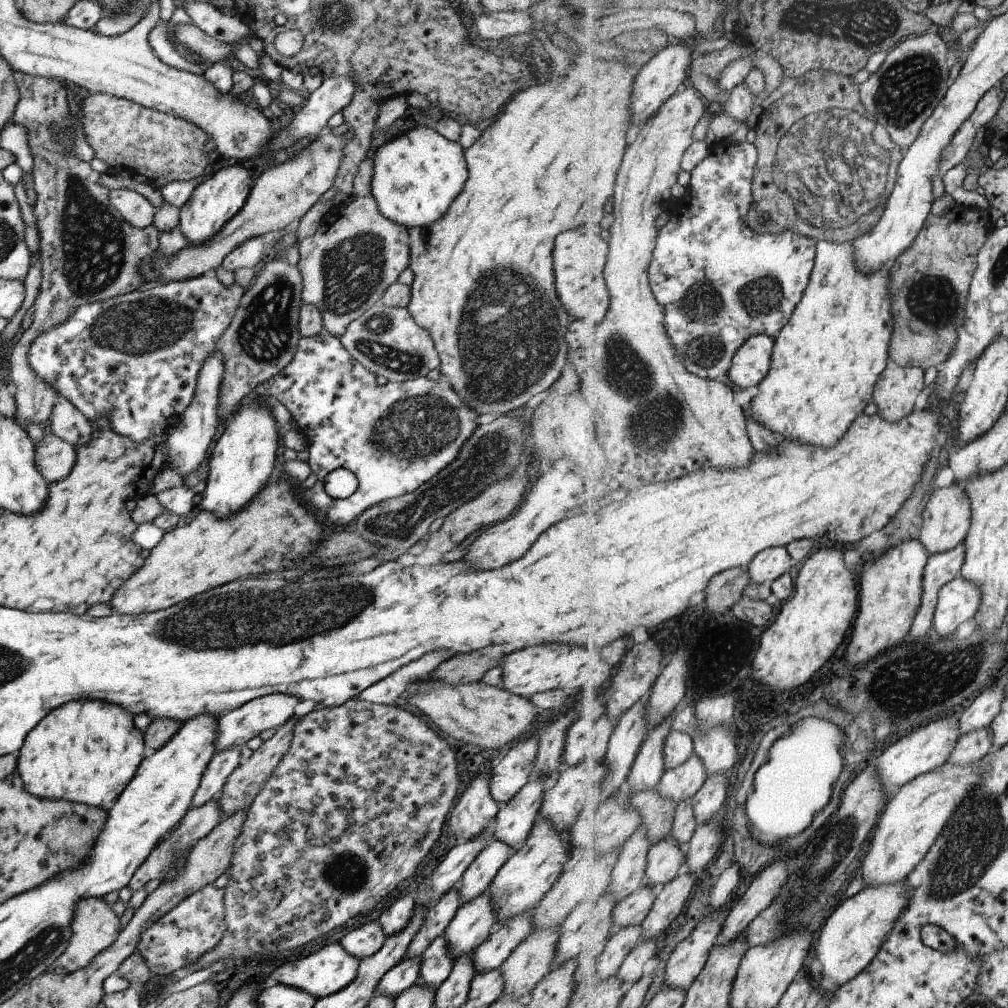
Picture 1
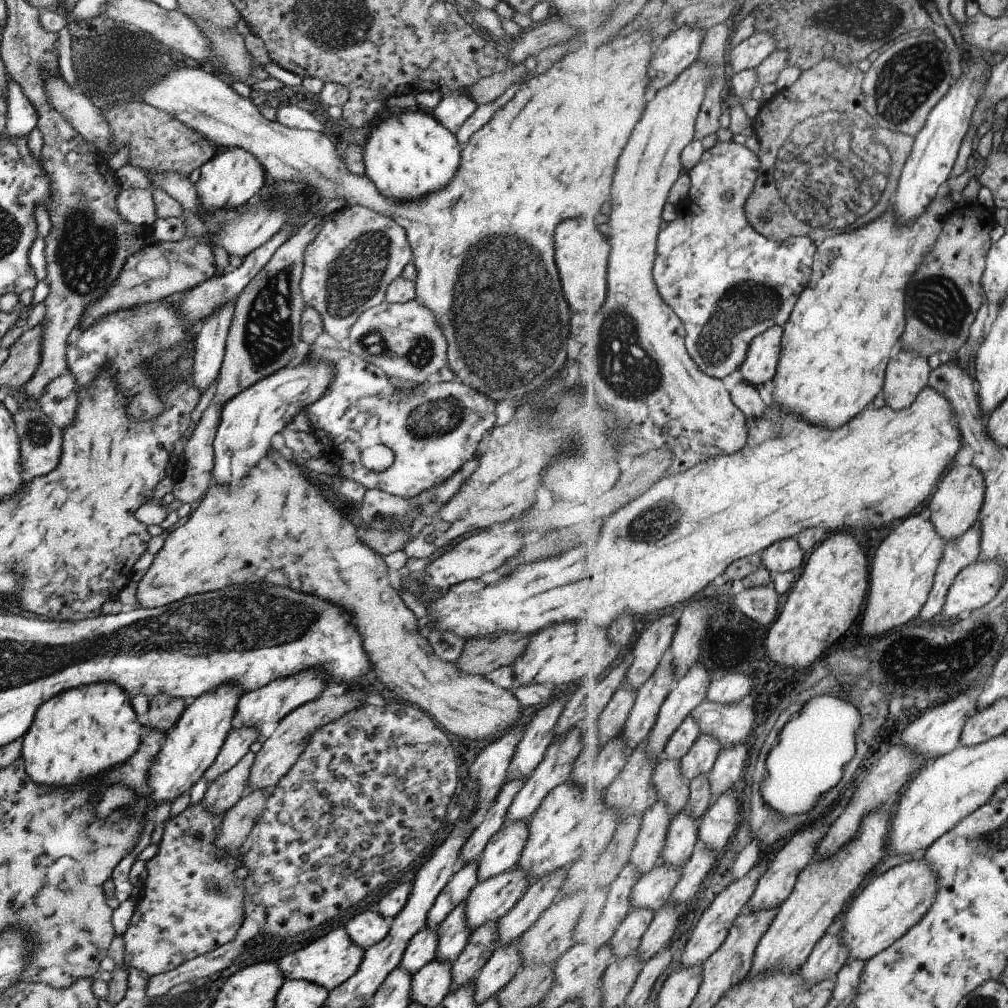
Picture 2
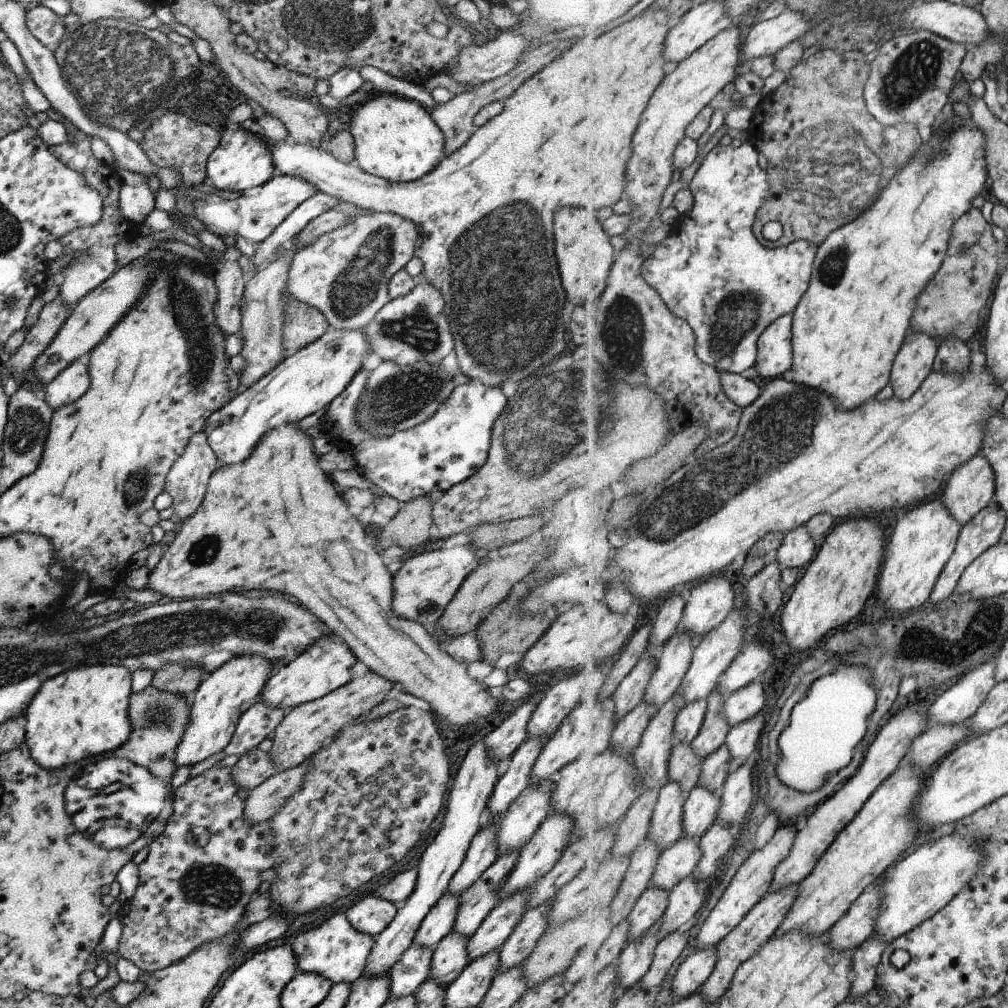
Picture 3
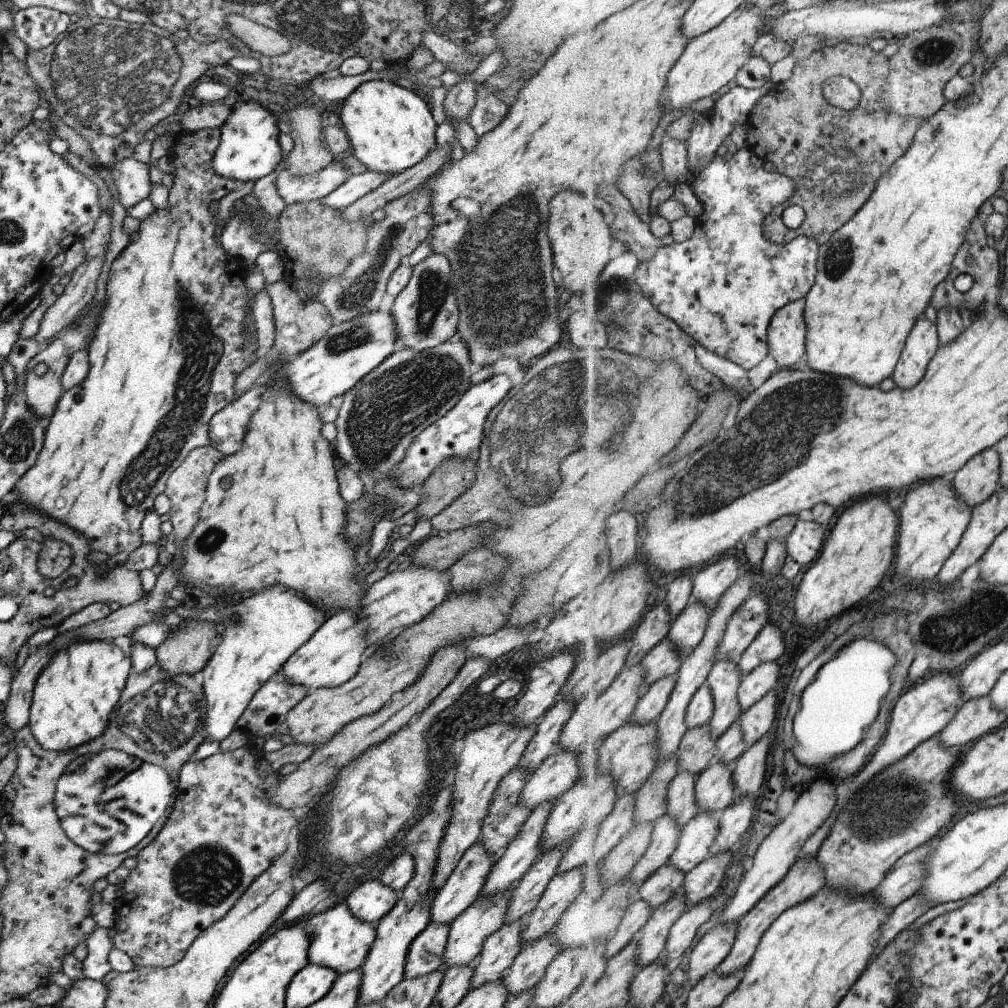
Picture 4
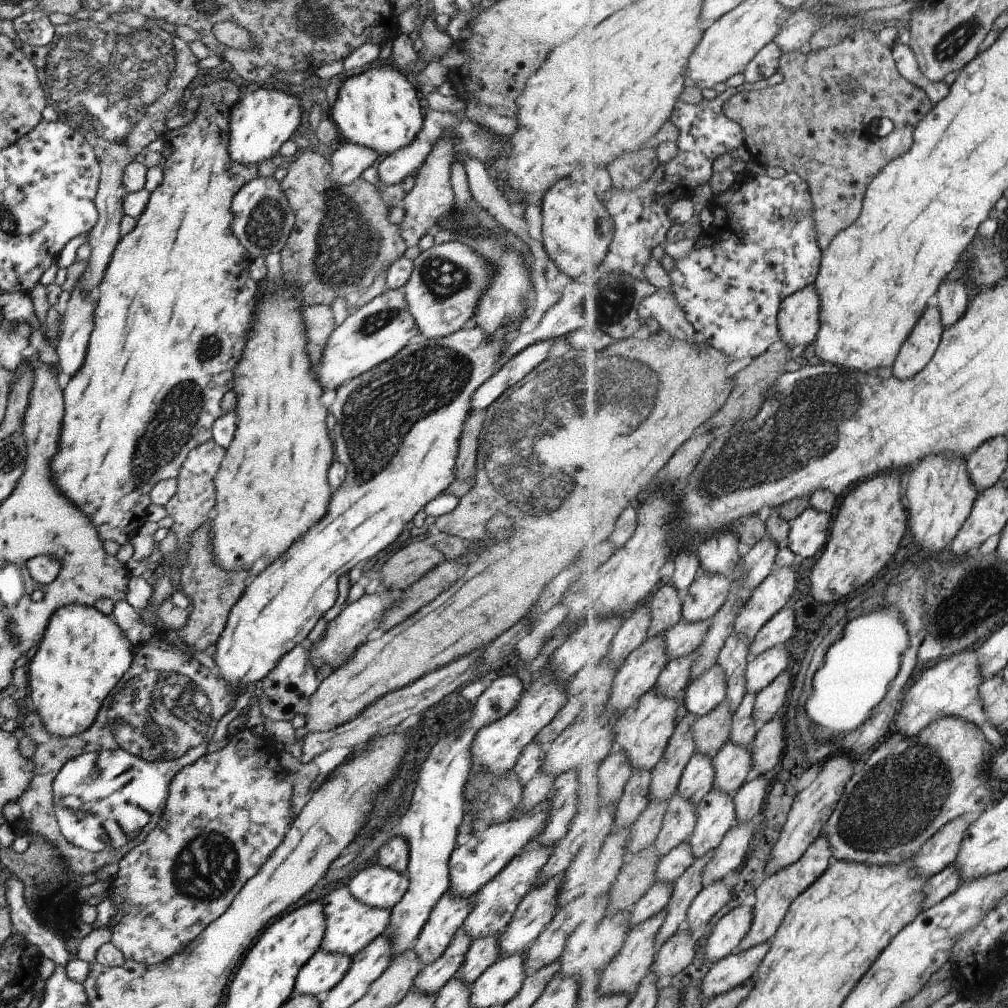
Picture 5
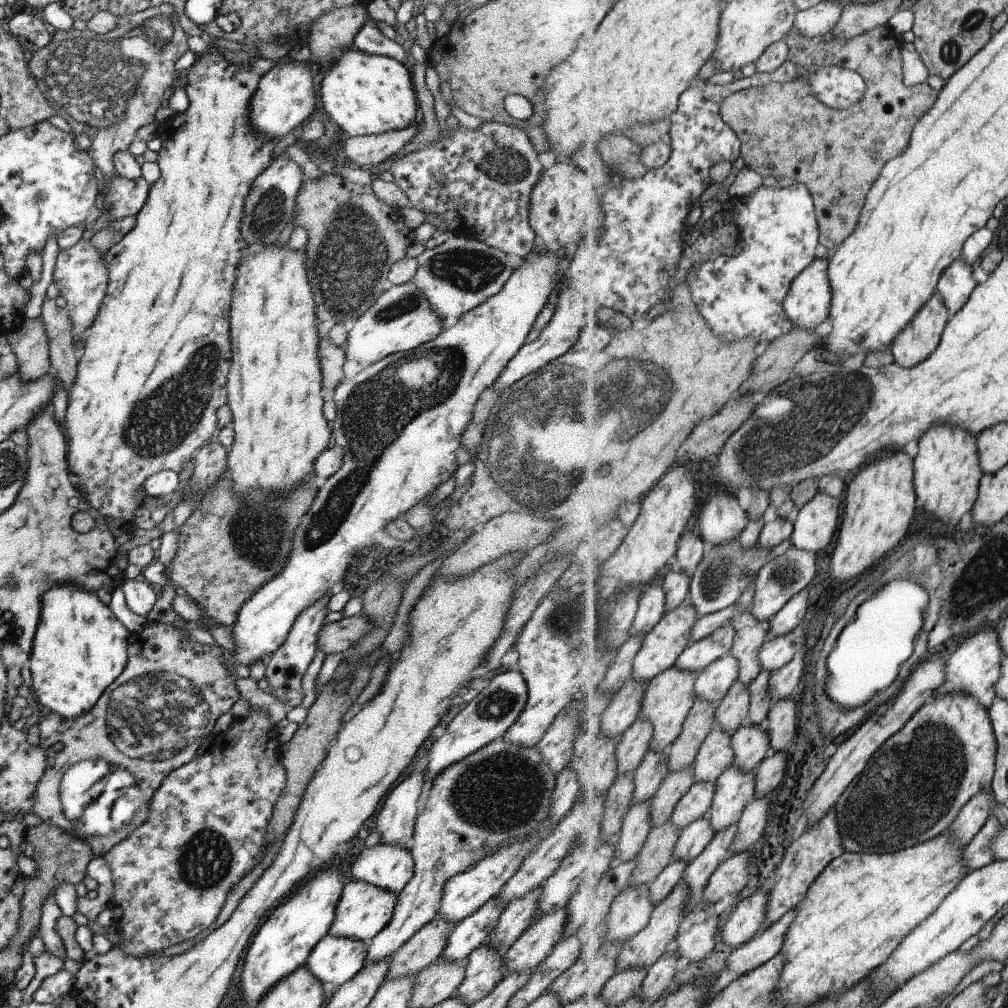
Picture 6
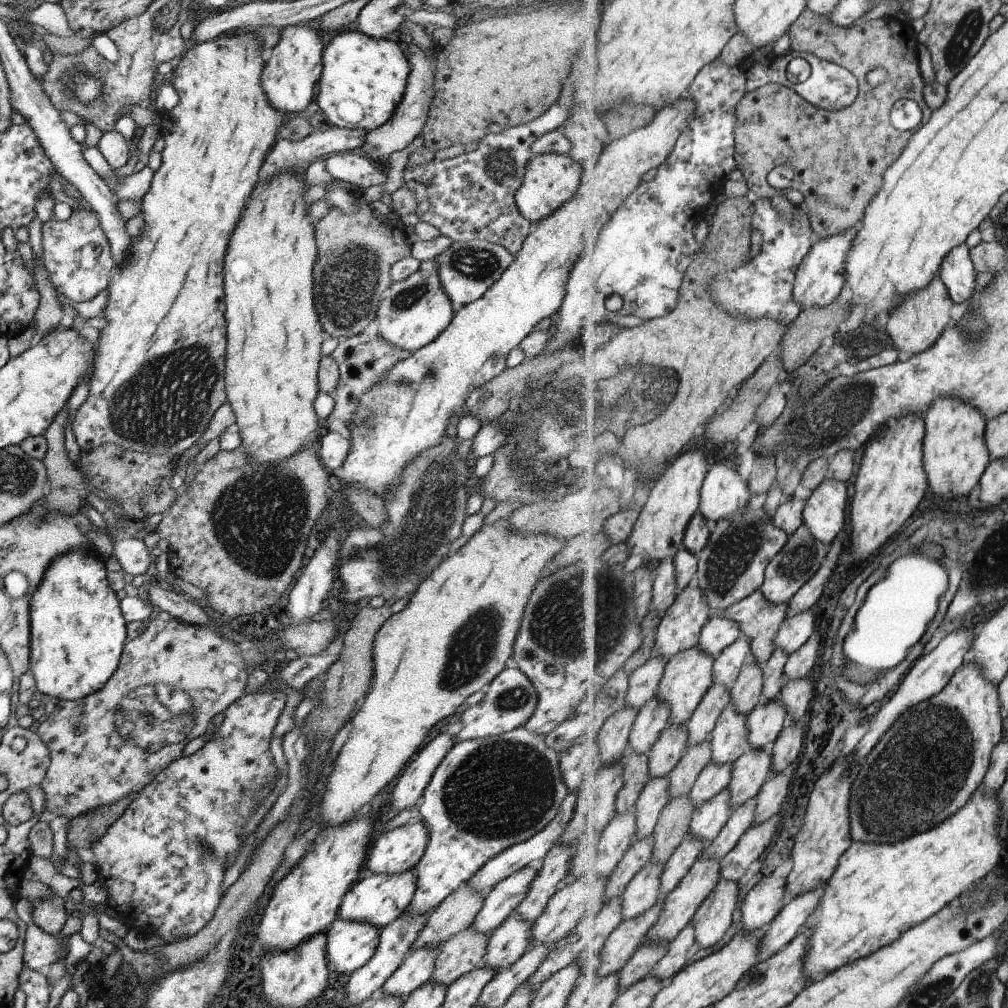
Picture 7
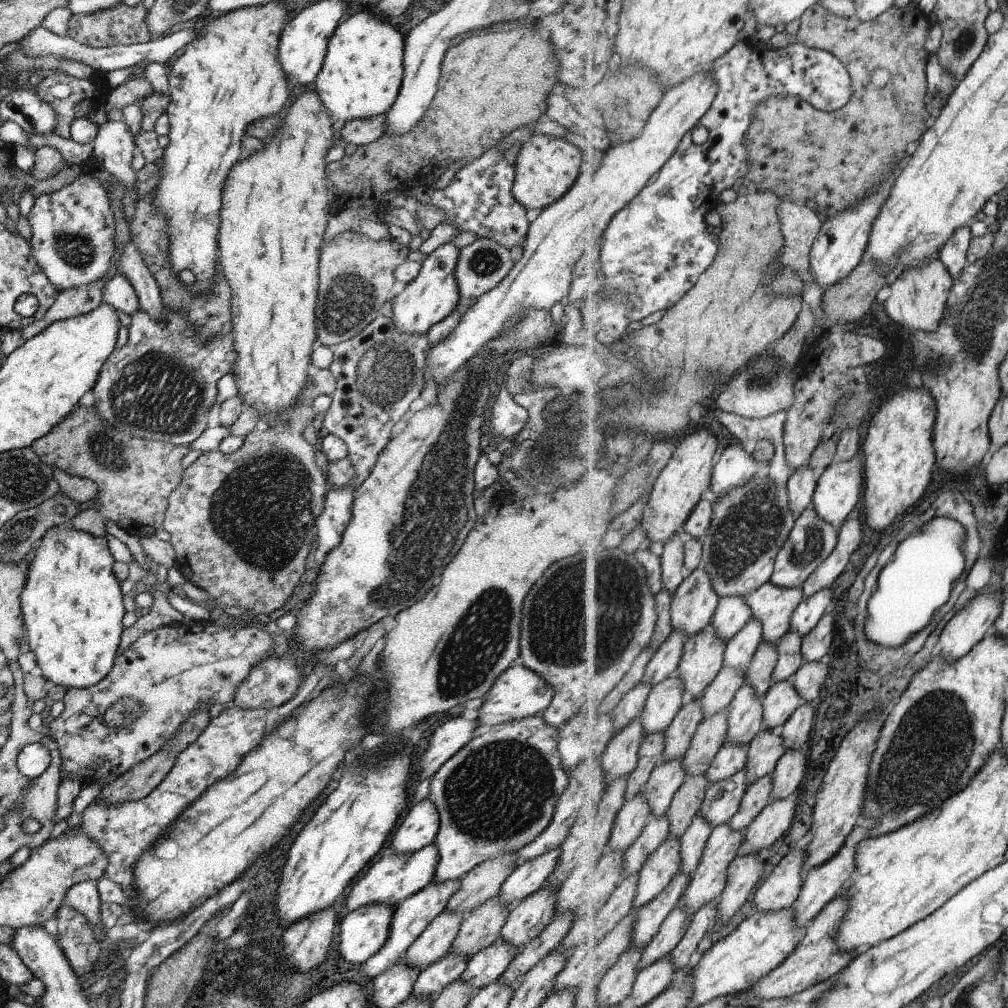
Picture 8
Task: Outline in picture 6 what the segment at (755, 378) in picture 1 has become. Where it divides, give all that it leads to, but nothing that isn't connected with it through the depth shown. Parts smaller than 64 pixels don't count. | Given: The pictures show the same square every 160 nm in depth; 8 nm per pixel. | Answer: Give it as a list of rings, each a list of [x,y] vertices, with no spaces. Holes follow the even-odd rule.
[[[831,252],[817,257],[793,281],[784,302],[785,312],[795,327],[815,330],[826,327],[832,310],[832,284],[828,275]]]

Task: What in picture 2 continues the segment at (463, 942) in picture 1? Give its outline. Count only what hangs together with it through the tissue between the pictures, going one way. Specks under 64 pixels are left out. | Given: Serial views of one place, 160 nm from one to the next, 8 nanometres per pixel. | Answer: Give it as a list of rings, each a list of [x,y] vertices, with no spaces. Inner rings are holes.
[[[519,867],[478,881],[465,898],[466,929],[473,932],[478,926],[499,920],[521,898],[529,884],[526,872]]]

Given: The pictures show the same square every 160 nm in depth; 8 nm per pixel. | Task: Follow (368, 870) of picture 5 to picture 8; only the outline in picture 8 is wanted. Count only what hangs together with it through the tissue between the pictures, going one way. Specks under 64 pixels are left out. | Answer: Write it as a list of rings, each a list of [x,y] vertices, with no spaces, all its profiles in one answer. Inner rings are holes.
[[[427,798],[413,804],[399,822],[390,841],[393,854],[413,854],[432,844],[438,830],[438,814]]]

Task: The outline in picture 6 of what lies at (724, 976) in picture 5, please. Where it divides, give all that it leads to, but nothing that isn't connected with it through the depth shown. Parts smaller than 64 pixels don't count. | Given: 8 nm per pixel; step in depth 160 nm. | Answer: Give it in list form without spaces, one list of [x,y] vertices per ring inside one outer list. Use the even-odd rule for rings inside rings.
[[[799,909],[789,911],[777,924],[759,932],[757,937],[735,949],[728,958],[727,968],[737,971],[738,976],[741,976],[769,962],[783,950],[789,929],[799,914]]]

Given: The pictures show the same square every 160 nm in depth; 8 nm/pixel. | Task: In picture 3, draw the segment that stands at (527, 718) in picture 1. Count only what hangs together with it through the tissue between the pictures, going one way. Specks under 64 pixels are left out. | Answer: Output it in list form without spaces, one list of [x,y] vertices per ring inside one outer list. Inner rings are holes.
[[[281,423],[261,436],[257,441],[257,446],[249,454],[249,458],[243,460],[241,464],[231,464],[231,466],[225,466],[225,464],[219,466],[218,464],[217,468],[209,475],[202,501],[196,511],[182,522],[182,527],[175,533],[173,541],[161,556],[156,567],[149,570],[146,588],[160,592],[167,598],[191,598],[192,596],[200,599],[221,593],[240,594],[243,590],[251,590],[252,588],[276,590],[277,593],[291,598],[307,609],[313,616],[316,616],[321,623],[329,628],[333,635],[338,636],[349,647],[354,657],[363,662],[369,671],[385,677],[404,692],[425,700],[430,706],[430,712],[445,718],[449,724],[455,724],[455,726],[459,724],[461,726],[461,724],[465,724],[469,720],[477,720],[481,716],[494,711],[499,700],[491,697],[481,682],[478,683],[467,676],[465,671],[466,663],[455,661],[446,652],[441,652],[437,648],[436,641],[427,634],[427,631],[420,624],[399,618],[390,611],[392,576],[385,569],[386,564],[373,548],[373,545],[369,544],[365,537],[364,528],[357,520],[355,513],[349,509],[344,500],[337,494],[334,483],[331,484],[329,478],[317,466],[317,458],[313,454],[312,440],[295,423]],[[255,576],[275,576],[279,582],[277,580],[275,582],[271,582],[271,580],[267,580],[267,582],[265,580],[255,580]]]

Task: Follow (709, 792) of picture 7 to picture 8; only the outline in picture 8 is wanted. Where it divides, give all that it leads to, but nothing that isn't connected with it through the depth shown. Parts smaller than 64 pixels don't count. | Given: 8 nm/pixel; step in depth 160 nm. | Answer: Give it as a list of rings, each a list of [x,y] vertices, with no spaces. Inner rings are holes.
[[[727,742],[713,760],[711,769],[706,773],[709,785],[717,784],[747,767],[749,746]]]

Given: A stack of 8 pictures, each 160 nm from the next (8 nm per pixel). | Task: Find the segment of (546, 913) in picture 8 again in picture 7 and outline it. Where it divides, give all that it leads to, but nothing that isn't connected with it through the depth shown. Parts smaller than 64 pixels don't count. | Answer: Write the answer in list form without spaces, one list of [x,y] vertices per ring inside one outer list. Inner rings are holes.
[[[515,912],[510,913],[487,938],[481,966],[496,973],[521,958],[531,944],[529,926],[530,922],[521,920]]]

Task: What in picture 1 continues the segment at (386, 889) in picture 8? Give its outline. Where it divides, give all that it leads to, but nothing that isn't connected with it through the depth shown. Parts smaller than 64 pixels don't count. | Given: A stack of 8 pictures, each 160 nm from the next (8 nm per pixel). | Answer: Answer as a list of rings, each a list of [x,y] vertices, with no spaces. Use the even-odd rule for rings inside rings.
[[[331,942],[319,948],[316,952],[307,954],[296,960],[287,960],[287,962],[277,966],[269,976],[269,984],[280,984],[301,989],[317,999],[329,996],[349,984],[356,975],[358,959],[352,954],[345,952],[340,947],[339,942]]]

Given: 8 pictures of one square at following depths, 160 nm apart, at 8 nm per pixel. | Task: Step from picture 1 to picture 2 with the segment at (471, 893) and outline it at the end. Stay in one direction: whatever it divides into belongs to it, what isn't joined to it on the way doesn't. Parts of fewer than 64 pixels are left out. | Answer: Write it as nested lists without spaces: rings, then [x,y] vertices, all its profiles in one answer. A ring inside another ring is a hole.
[[[524,820],[504,821],[502,827],[495,833],[489,842],[482,848],[482,854],[477,859],[477,876],[482,881],[505,870],[515,867],[520,859],[520,852],[528,837],[528,823]]]

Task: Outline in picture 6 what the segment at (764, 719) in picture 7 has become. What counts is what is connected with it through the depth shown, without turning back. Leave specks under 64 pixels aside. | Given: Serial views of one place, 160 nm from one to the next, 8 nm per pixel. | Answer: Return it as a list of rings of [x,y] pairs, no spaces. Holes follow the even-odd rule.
[[[747,722],[741,725],[732,736],[735,751],[733,765],[740,766],[744,771],[757,770],[760,764],[772,753],[770,734],[763,724],[751,725]]]

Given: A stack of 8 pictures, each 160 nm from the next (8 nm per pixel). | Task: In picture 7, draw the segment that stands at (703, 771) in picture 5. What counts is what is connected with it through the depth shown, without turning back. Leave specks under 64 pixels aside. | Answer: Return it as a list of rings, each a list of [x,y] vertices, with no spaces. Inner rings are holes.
[[[733,703],[725,708],[711,735],[713,764],[734,764],[751,749],[749,742],[748,716],[737,712]]]

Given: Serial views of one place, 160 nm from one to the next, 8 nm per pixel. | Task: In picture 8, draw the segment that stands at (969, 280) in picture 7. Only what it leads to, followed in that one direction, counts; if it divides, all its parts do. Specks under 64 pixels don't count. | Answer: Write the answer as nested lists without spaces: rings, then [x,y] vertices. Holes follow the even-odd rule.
[[[963,226],[955,232],[955,236],[945,244],[940,252],[940,258],[949,270],[953,280],[959,280],[970,265],[968,252],[972,242],[970,226]]]

